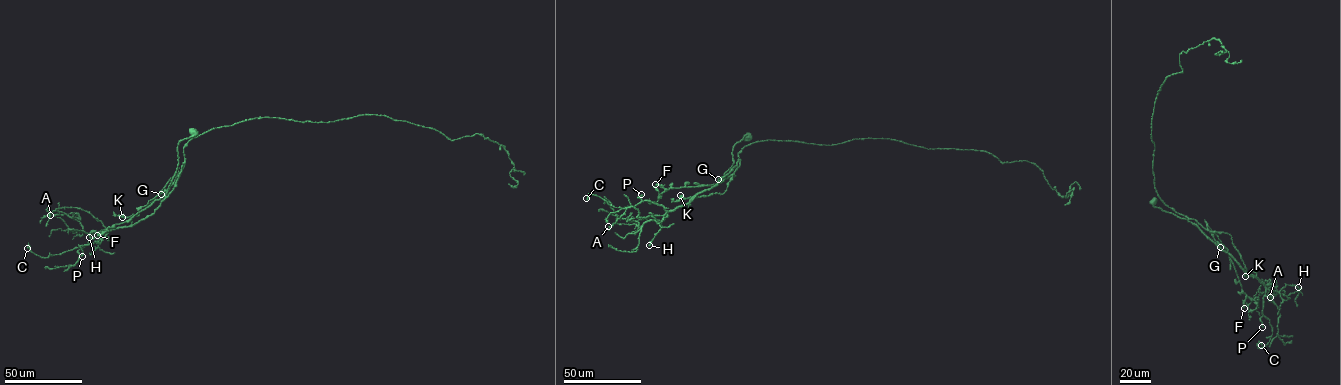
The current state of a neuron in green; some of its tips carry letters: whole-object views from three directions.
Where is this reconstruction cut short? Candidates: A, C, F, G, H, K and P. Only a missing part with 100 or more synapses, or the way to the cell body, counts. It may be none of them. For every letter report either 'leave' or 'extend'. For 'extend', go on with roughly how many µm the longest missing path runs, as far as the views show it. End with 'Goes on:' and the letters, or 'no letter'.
A: leave
C: leave
F: leave
G: leave
H: leave
K: leave
P: leave
Goes on: no letter

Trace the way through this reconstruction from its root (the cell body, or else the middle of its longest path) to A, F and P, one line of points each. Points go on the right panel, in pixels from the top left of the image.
A: (1155, 202), (1155, 206), (1197, 226), (1263, 285), (1273, 285), (1274, 295), (1276, 287), (1267, 283), (1270, 297)
F: (1155, 202), (1155, 206), (1195, 224), (1220, 248), (1188, 220), (1195, 219), (1226, 248), (1246, 295), (1244, 308)
P: (1155, 202), (1155, 206), (1197, 226), (1230, 254), (1242, 269), (1263, 283), (1266, 287), (1260, 318), (1262, 327)

